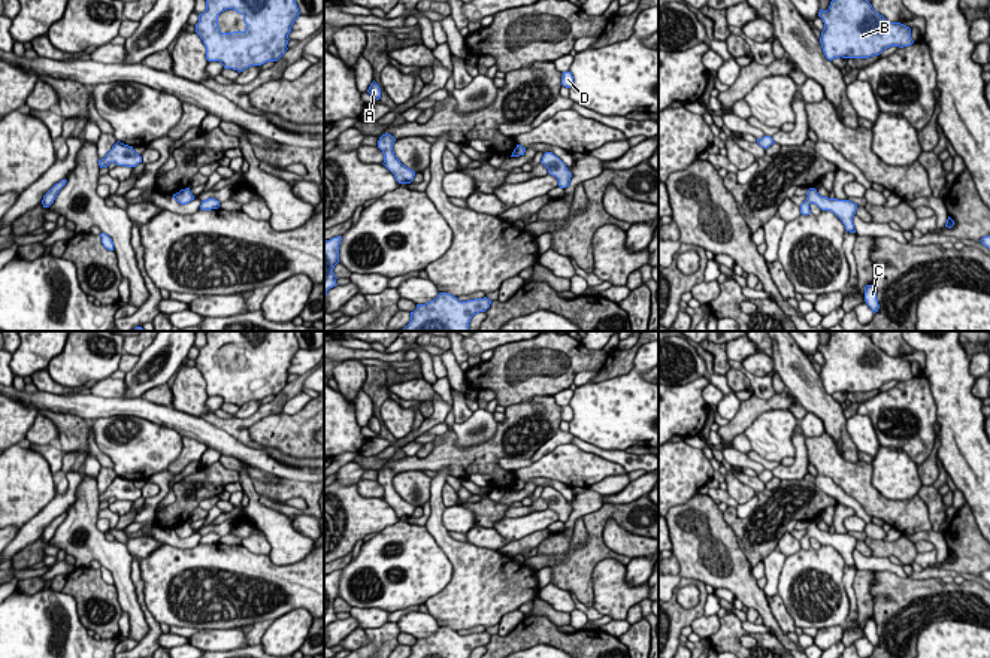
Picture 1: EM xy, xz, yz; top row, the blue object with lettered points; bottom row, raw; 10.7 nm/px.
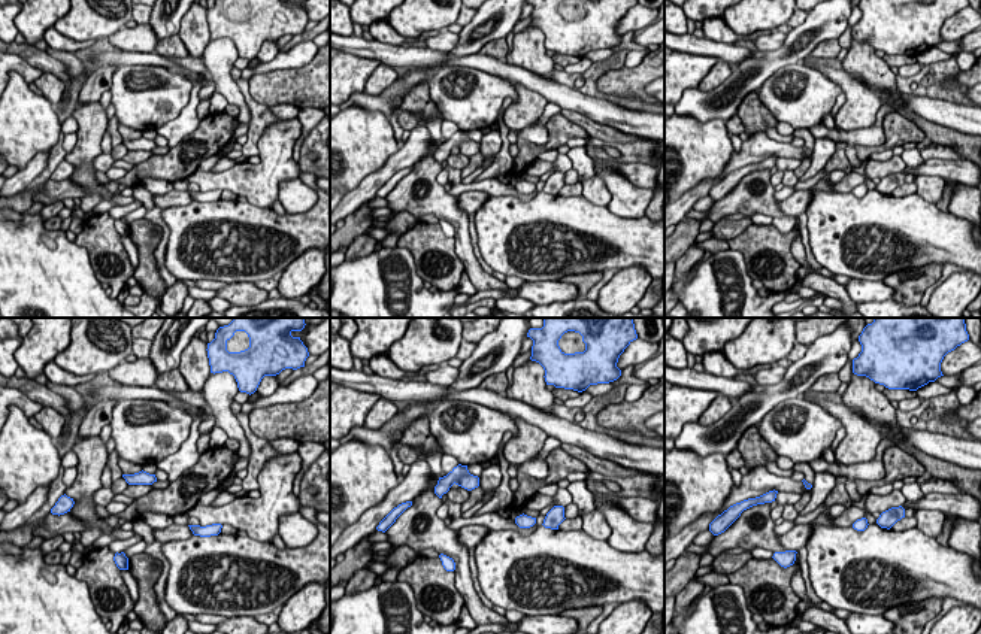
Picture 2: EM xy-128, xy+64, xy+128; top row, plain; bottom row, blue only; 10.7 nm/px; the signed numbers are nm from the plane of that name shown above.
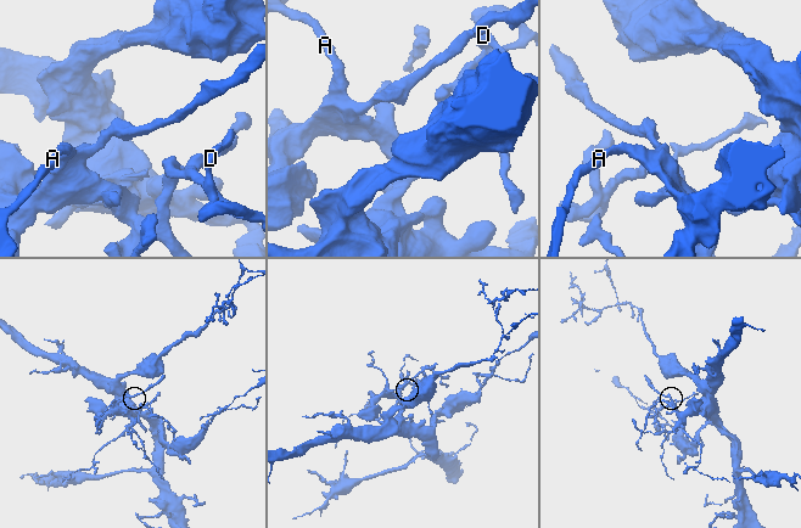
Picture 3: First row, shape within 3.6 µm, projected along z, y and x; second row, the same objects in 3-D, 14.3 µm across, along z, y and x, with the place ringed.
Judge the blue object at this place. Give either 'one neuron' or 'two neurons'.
one neuron

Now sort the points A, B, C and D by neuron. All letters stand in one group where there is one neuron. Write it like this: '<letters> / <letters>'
A B C D

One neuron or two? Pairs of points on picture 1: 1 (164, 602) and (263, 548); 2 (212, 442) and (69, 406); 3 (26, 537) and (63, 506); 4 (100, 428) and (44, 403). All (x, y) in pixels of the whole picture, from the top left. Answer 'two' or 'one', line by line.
1: two
2: one
3: one
4: two

